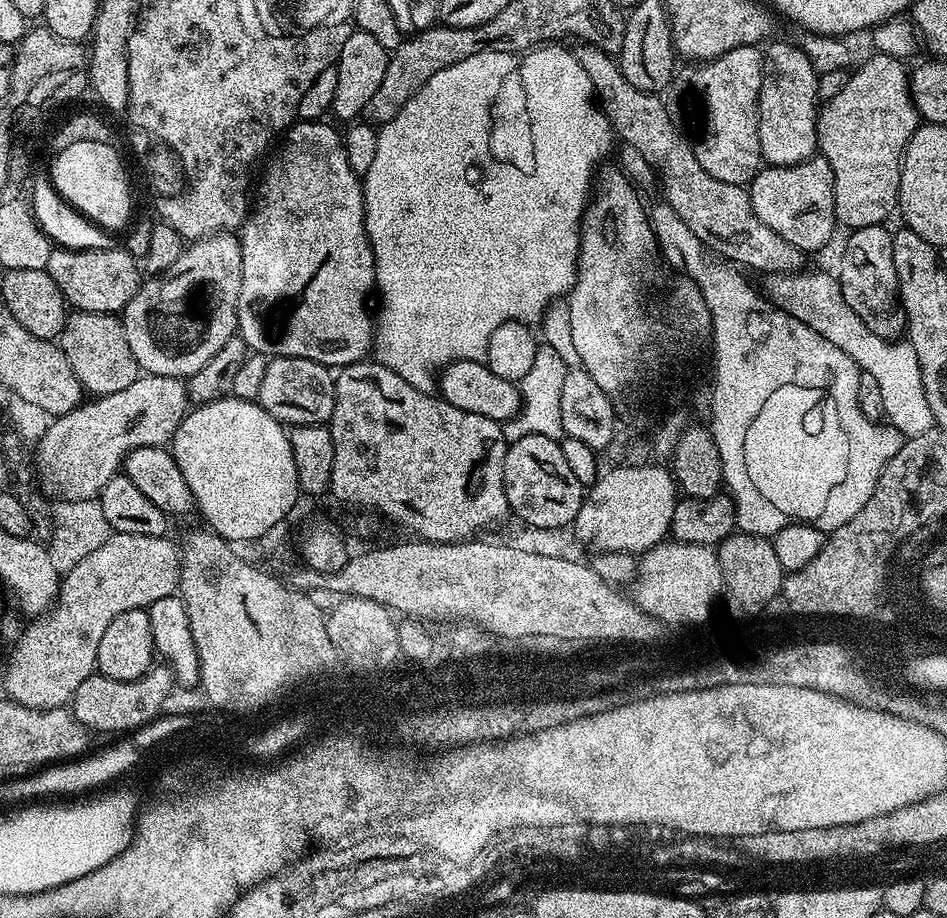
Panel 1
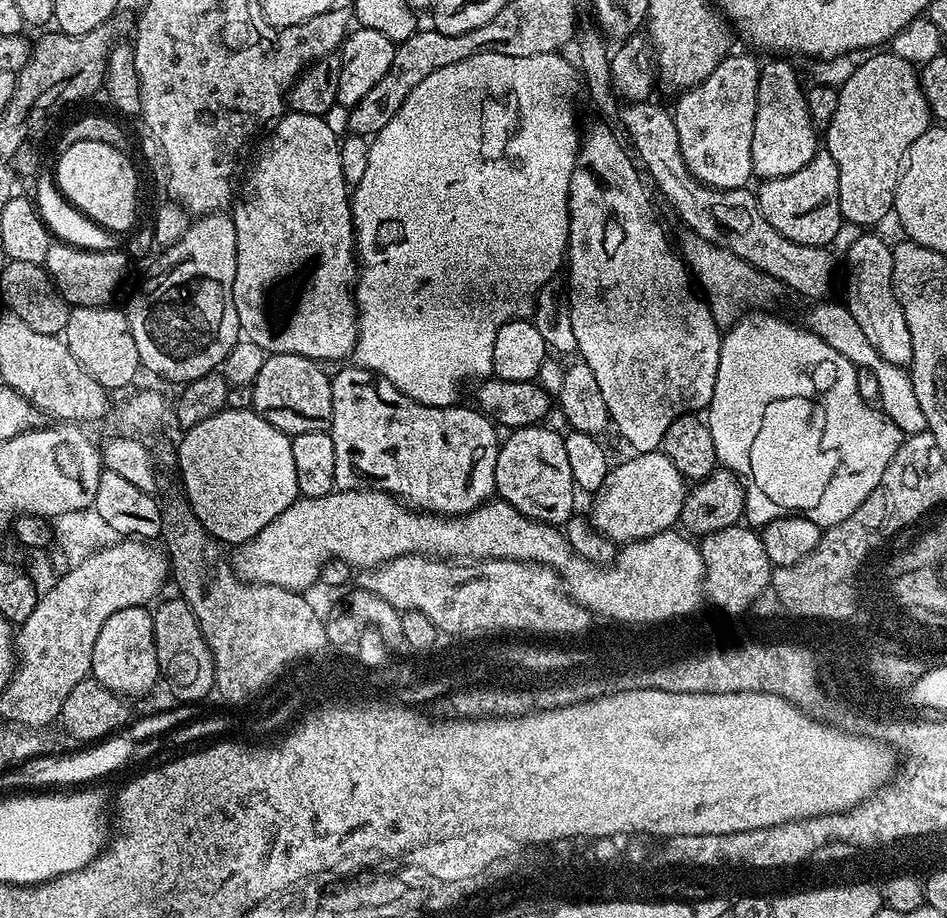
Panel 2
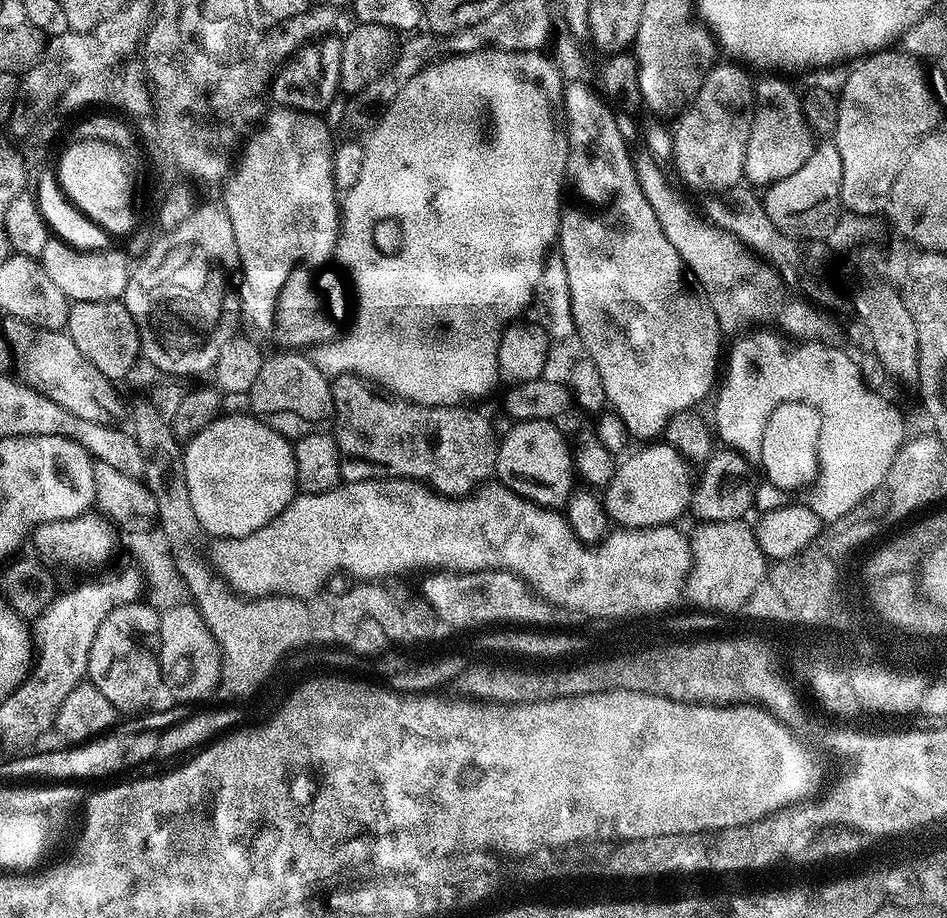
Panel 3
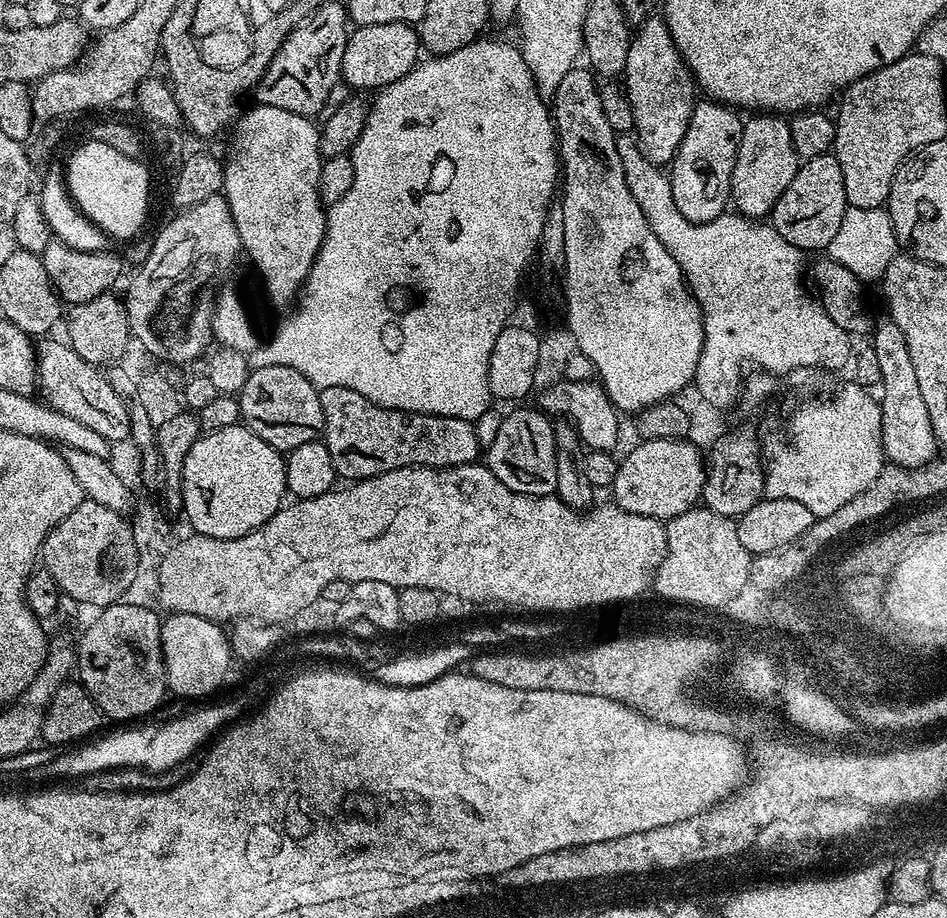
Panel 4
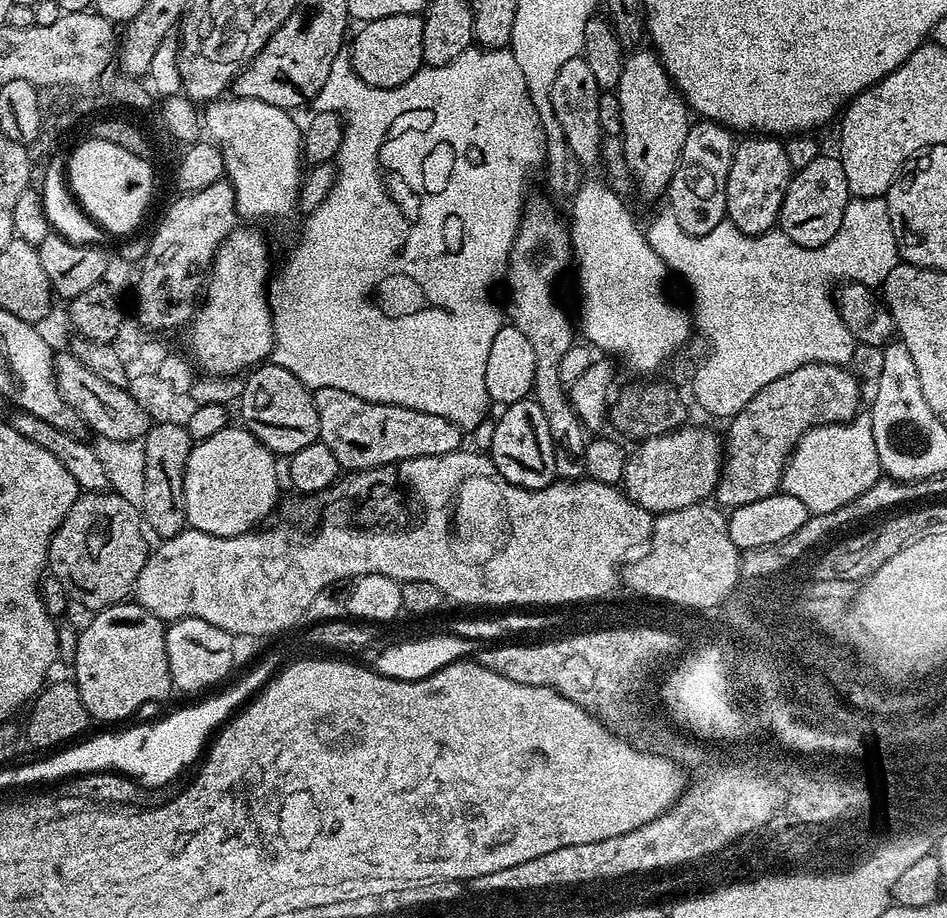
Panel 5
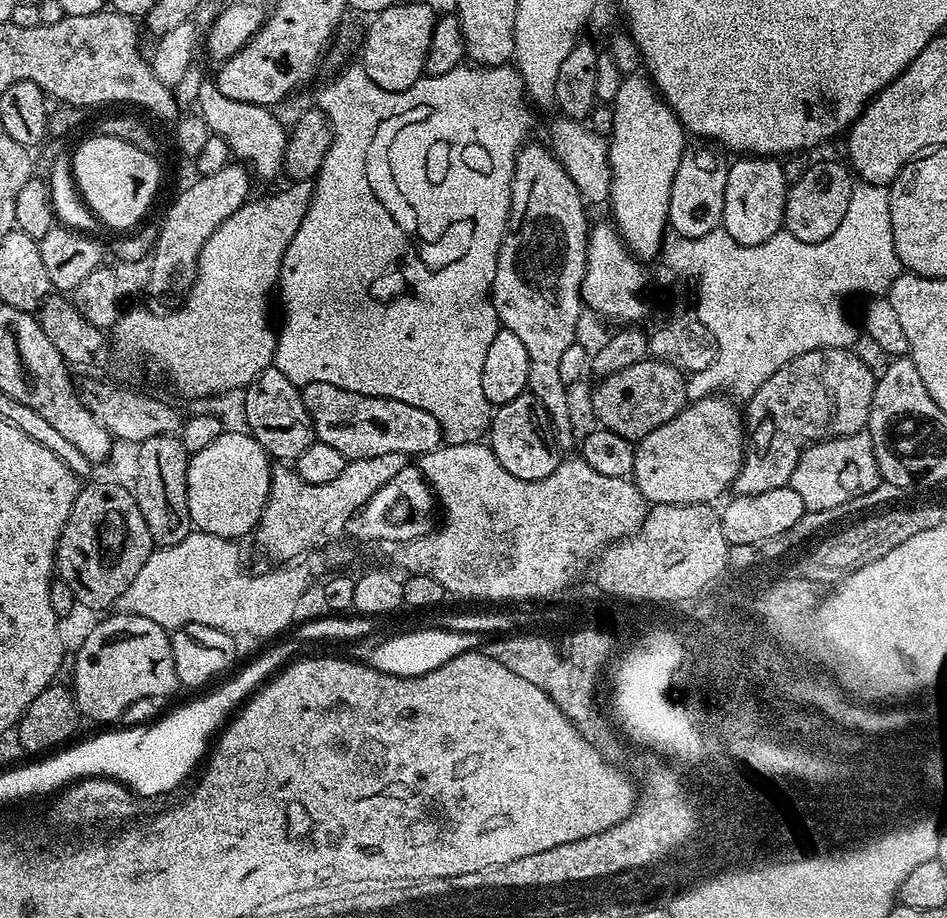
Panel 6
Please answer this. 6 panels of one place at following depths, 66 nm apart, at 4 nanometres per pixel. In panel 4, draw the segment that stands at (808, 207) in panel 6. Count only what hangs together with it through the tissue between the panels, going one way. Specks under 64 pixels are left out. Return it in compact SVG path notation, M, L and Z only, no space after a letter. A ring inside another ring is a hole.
M825 154L801 163L794 182L786 186L782 198L778 198L778 202L772 207L770 223L795 248L824 250L834 234L838 234L838 226L842 226L844 211L848 207L850 205L846 198L846 182L842 182L842 166L836 155Z

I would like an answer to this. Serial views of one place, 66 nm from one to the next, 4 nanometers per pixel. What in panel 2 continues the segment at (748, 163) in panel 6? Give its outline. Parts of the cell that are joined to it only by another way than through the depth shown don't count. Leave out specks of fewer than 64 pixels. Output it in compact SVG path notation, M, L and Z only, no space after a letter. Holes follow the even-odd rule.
M791 59L772 60L760 70L756 117L754 118L754 146L750 146L752 170L757 177L773 180L802 170L818 151L816 145L817 125L808 113L805 85L800 85L800 76L791 64Z

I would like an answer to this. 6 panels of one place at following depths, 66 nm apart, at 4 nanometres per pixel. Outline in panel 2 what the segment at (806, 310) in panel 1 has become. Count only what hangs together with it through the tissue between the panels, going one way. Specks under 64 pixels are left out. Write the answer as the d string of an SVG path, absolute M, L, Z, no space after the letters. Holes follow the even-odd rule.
M828 302L813 303L816 305L813 306L812 313L809 314L808 321L806 321L810 331L830 346L834 346L834 350L838 350L838 354L842 354L857 368L869 368L871 370L874 378L878 378L879 407L904 432L905 437L916 436L919 432L925 431L928 423L922 414L922 406L918 406L918 398L914 394L909 369L898 364L891 364L881 358L877 354L876 348L870 346L870 342L866 342L866 334L862 334L862 330L858 330L858 322L854 322L850 310L843 303L824 303Z

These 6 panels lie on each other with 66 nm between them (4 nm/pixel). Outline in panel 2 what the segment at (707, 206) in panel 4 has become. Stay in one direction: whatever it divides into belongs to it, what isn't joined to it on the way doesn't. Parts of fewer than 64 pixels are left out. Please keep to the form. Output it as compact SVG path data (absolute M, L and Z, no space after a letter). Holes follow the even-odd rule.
M729 54L724 57L723 62L714 70L714 74L710 74L710 78L703 80L701 84L681 91L679 93L680 101L674 107L674 119L676 121L676 129L678 130L678 146L682 150L682 158L686 162L686 166L690 170L690 174L694 179L702 184L708 184L711 188L746 188L749 187L750 181L753 179L752 155L750 154L750 146L754 146L754 118L756 117L756 95L758 94L758 82L760 81L761 65L756 64L756 60L752 56L735 56Z

